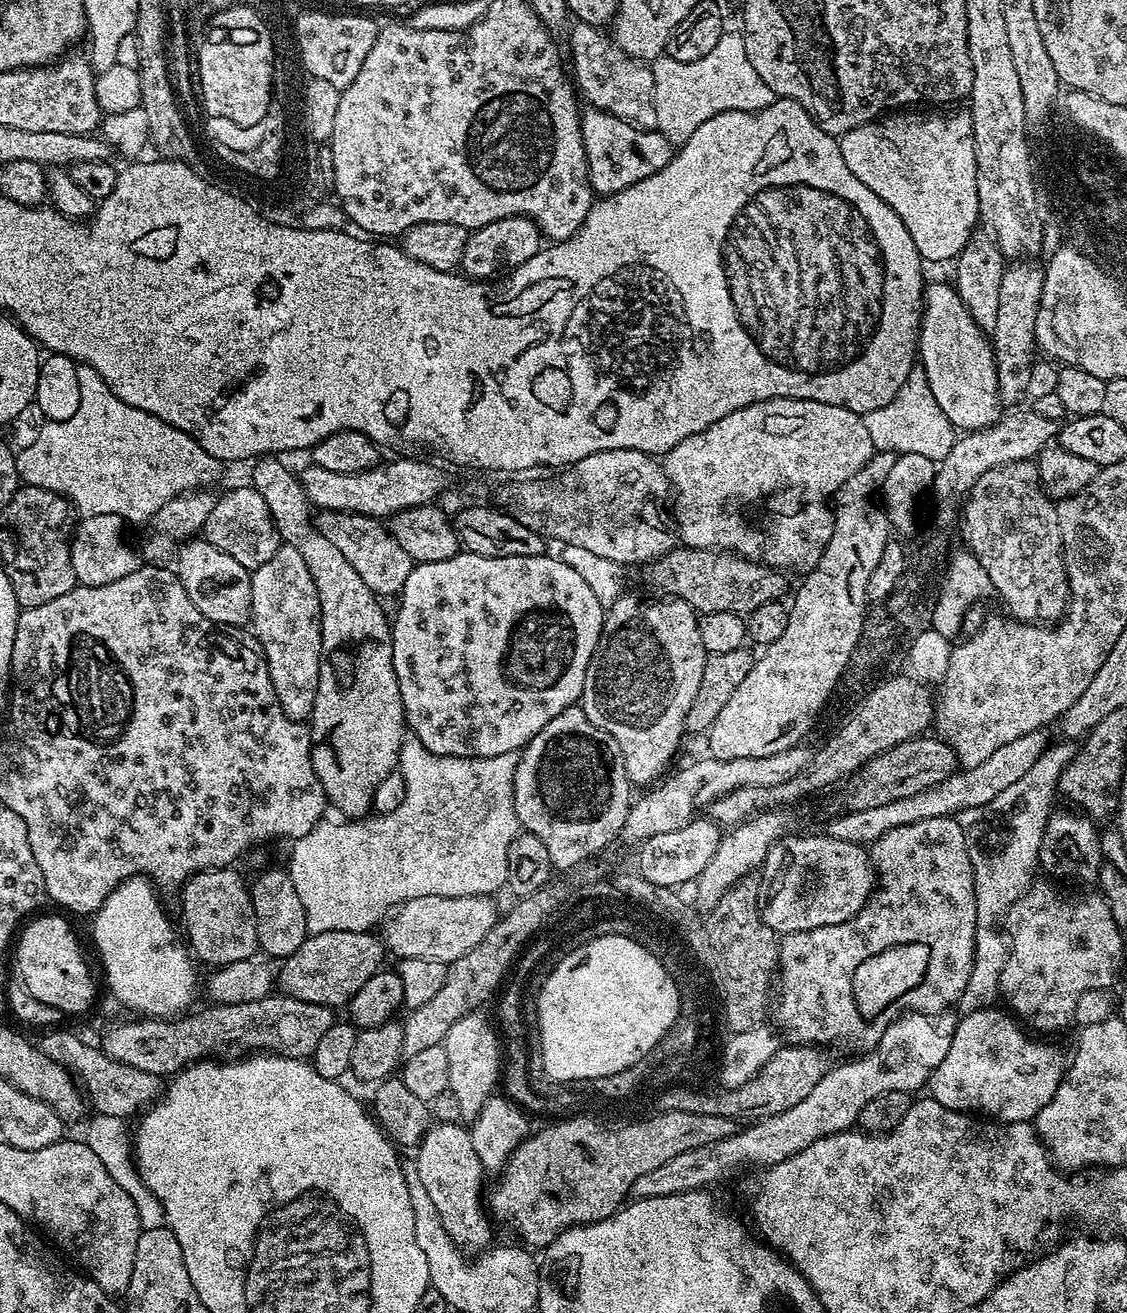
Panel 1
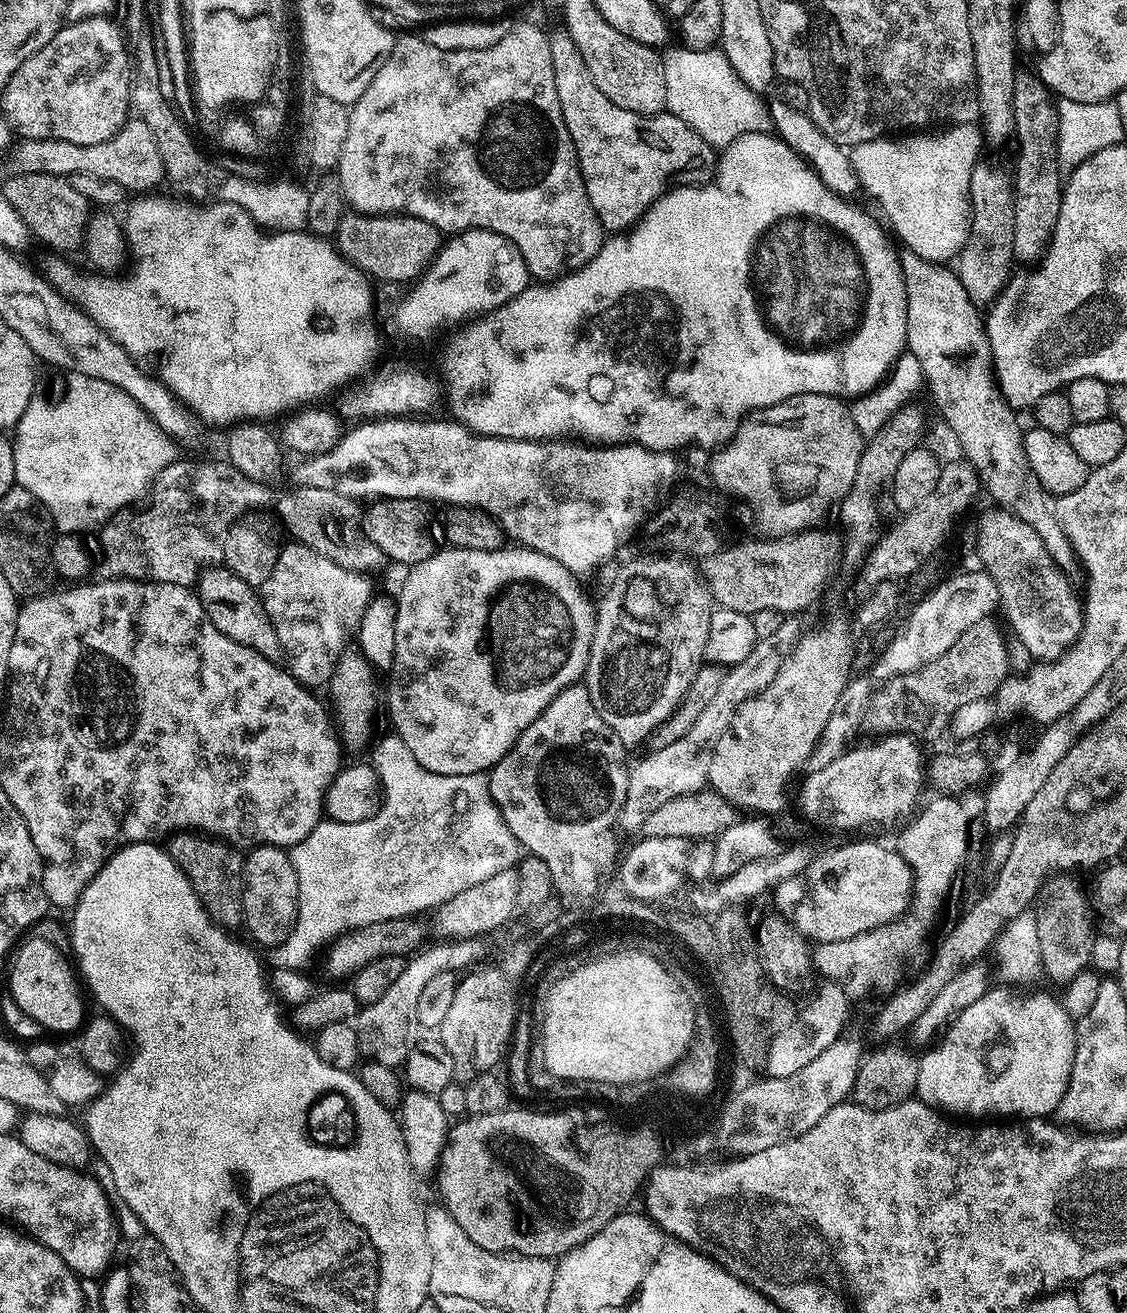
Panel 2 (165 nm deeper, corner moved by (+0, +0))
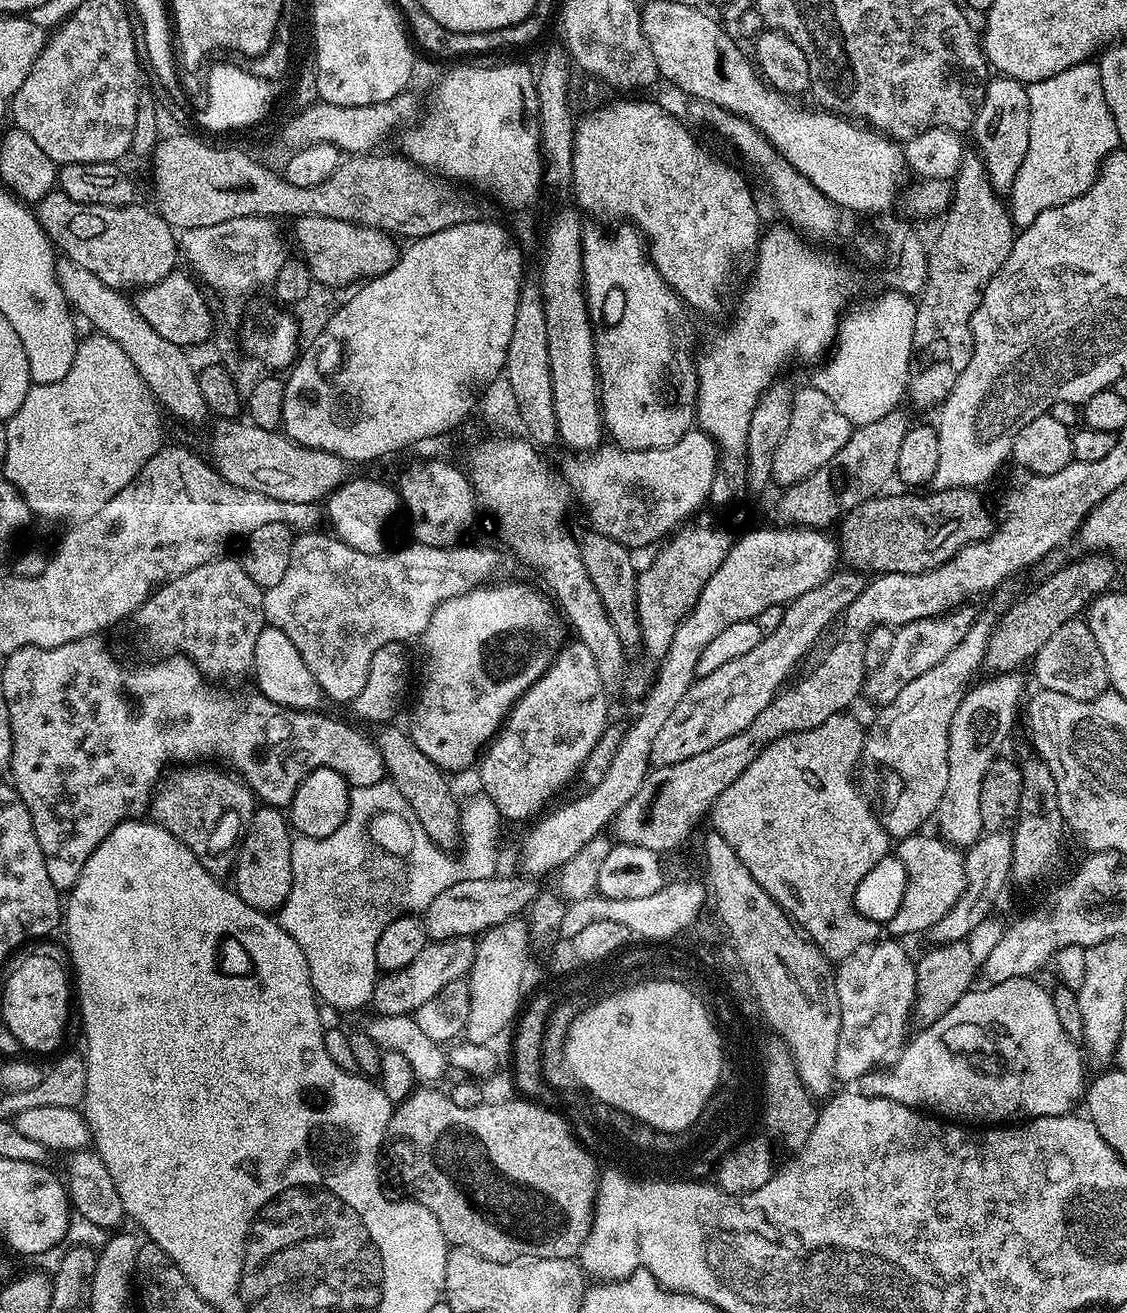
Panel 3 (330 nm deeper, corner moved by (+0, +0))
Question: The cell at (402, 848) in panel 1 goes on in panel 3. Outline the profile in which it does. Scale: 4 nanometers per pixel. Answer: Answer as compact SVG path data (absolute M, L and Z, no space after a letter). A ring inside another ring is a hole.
M385 778L379 780L376 784L365 784L363 788L351 789L348 817L344 819L344 825L336 830L336 836L330 834L332 840L326 838L319 840L318 838L301 835L297 835L295 839L293 839L292 888L283 907L279 909L278 922L286 930L286 934L290 934L290 938L294 938L294 942L298 942L298 946L302 950L302 954L308 963L310 978L312 979L312 989L316 991L317 997L319 997L325 1005L328 1003L332 1008L360 1008L364 1003L367 1005L369 1001L371 1001L372 991L375 989L375 984L378 979L376 943L378 942L378 938L382 938L382 930L386 930L386 926L390 926L390 922L395 920L397 916L401 915L401 913L412 914L419 910L425 910L430 906L430 902L438 897L438 894L441 894L447 887L462 882L464 879L490 879L497 875L498 870L496 870L496 863L500 860L500 824L502 825L502 817L499 810L494 806L492 799L486 795L477 794L477 796L470 797L468 801L463 801L463 803L460 804L458 823L460 823L460 856L451 856L450 853L443 852L443 850L428 837L427 830L420 825L423 824L421 817L414 814L414 810L406 802L406 798L402 798L402 794L392 785L391 780Z

